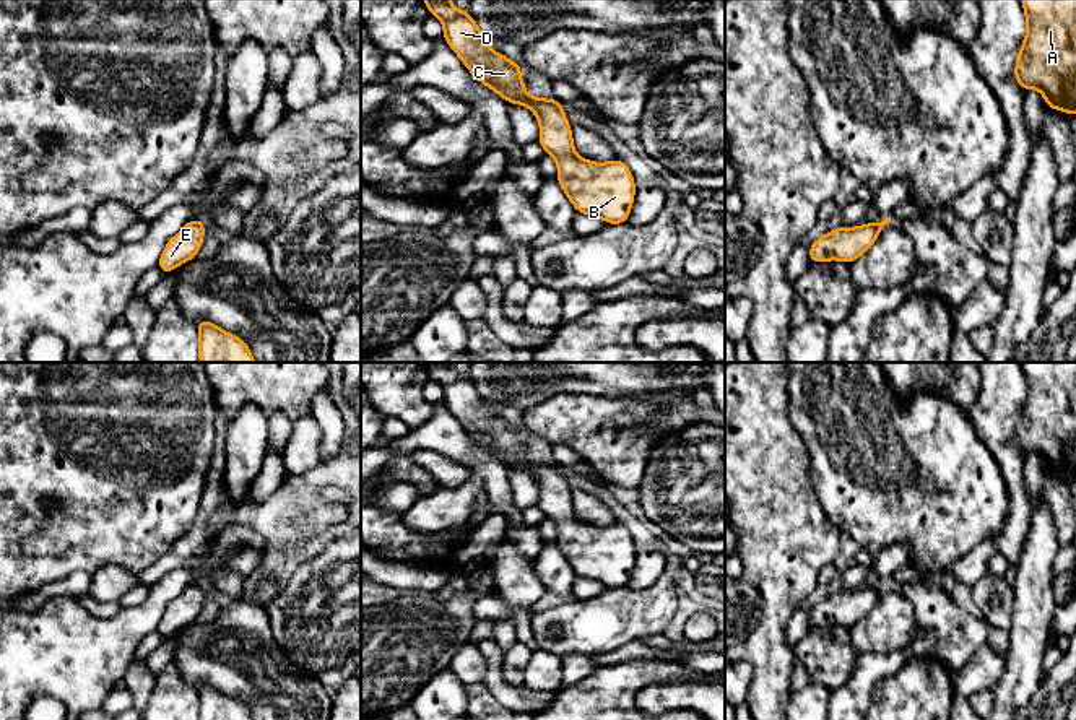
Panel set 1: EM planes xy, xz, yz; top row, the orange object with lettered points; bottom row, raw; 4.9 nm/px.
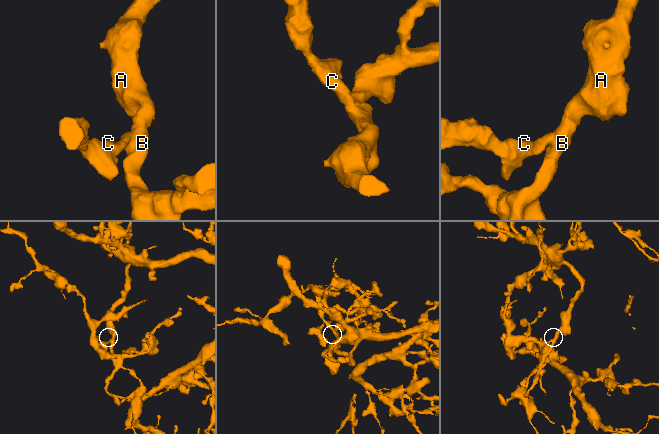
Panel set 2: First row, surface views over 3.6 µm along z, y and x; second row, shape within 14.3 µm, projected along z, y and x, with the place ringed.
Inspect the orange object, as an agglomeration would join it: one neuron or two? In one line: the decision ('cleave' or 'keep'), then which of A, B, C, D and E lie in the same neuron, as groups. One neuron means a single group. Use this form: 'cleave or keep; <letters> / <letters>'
keep; A B C D E

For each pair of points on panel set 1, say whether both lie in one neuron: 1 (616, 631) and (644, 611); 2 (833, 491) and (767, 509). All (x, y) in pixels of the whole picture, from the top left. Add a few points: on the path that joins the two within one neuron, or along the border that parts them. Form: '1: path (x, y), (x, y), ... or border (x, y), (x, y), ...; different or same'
1: path (623, 624), (637, 613); same
2: border (808, 457), (808, 472), (821, 509), (837, 527); different

